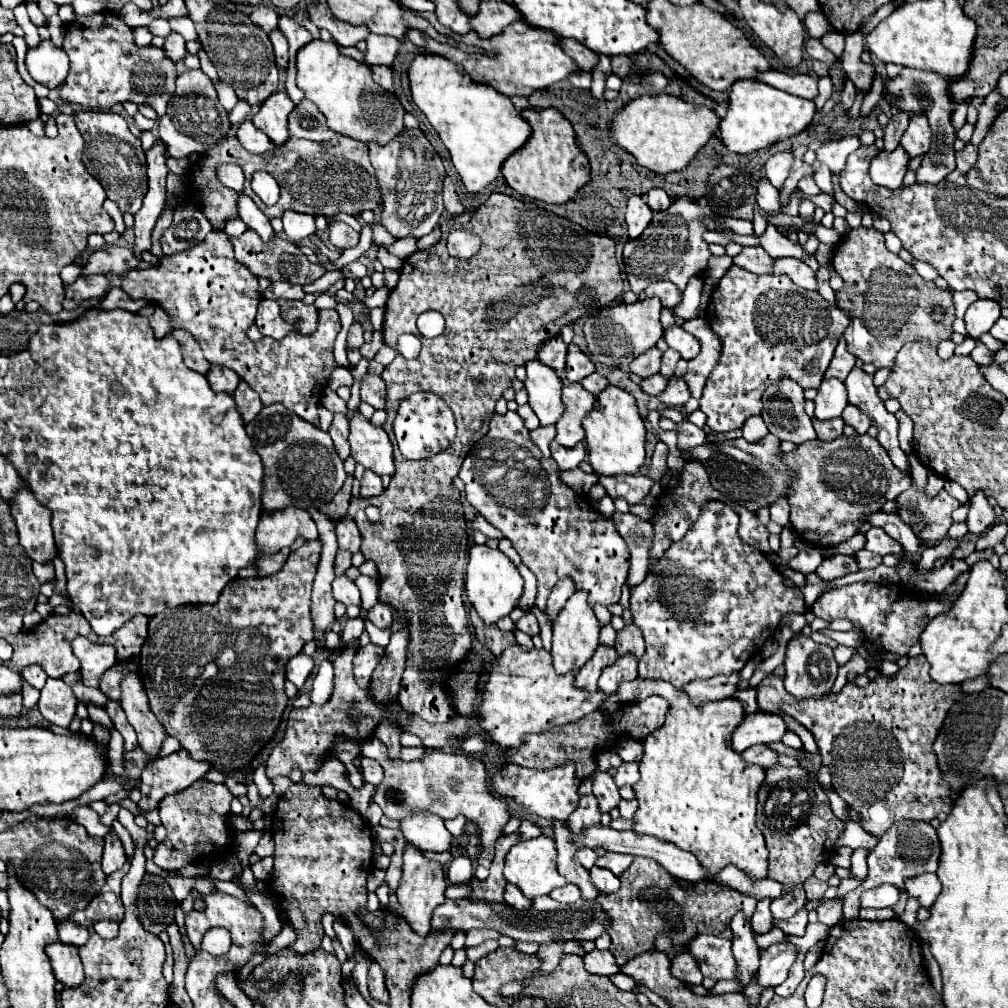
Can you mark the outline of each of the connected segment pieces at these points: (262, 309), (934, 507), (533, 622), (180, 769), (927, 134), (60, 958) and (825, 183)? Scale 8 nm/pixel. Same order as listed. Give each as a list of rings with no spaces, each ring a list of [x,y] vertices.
[[[263,299],[259,303],[259,311],[257,311],[255,325],[259,327],[259,331],[263,335],[273,337],[273,339],[283,339],[289,333],[295,333],[295,325],[287,323],[279,315],[279,303],[277,301],[269,301],[269,299]]]
[[[911,483],[911,487],[905,493],[901,493],[895,499],[895,503],[899,505],[899,517],[909,527],[913,527],[911,507],[919,511],[919,517],[925,525],[919,529],[917,537],[925,543],[941,541],[953,523],[951,513],[961,507],[961,503],[955,497],[951,497],[945,489],[941,489],[935,497],[929,497],[925,489],[919,489],[915,483]]]
[[[525,615],[517,621],[517,627],[521,631],[525,631],[527,635],[537,635],[539,633],[539,623],[537,623],[537,617],[535,615]]]
[[[185,749],[151,761],[141,773],[139,791],[143,797],[137,803],[139,809],[155,809],[165,795],[187,789],[197,779],[203,779],[211,767],[207,761],[195,761]]]
[[[923,113],[921,115],[913,115],[911,121],[909,121],[907,131],[901,137],[903,149],[907,149],[907,153],[911,157],[917,157],[917,155],[923,155],[923,153],[929,151],[931,141],[933,141],[933,131],[929,127],[927,117]]]
[[[57,941],[47,945],[45,953],[51,959],[57,981],[61,981],[65,987],[79,987],[79,983],[85,981],[83,963],[75,945],[63,945],[61,941]]]
[[[821,165],[821,169],[813,175],[813,179],[815,179],[815,183],[817,183],[817,187],[823,191],[823,193],[827,193],[827,195],[835,195],[835,191],[833,191],[833,183],[831,183],[831,171],[827,169],[827,165]]]

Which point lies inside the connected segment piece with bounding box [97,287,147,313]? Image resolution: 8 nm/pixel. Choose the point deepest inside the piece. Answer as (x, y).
(116, 297)

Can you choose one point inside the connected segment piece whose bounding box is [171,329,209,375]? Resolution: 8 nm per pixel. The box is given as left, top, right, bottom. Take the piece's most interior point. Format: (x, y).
(193, 356)

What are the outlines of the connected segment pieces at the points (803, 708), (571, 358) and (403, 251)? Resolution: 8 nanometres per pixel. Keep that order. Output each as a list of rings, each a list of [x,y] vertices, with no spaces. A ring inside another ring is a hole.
[[[917,655],[911,657],[909,663],[893,677],[877,675],[867,687],[847,683],[839,693],[829,691],[823,697],[811,697],[807,701],[795,701],[795,697],[785,691],[781,677],[765,677],[759,683],[757,701],[761,711],[783,711],[813,733],[823,763],[831,771],[833,791],[851,807],[851,811],[859,815],[859,823],[867,833],[881,837],[895,821],[933,821],[937,813],[951,811],[949,783],[939,769],[933,743],[943,727],[943,719],[947,717],[949,707],[953,707],[965,695],[967,693],[963,693],[961,685],[935,685],[935,681],[931,681],[929,677],[927,659],[923,655]]]
[[[569,345],[569,353],[567,353],[567,365],[565,365],[565,379],[571,383],[579,383],[583,381],[587,375],[591,375],[595,371],[593,361],[575,345]]]
[[[406,237],[400,240],[397,240],[393,245],[384,246],[387,251],[391,254],[401,258],[407,259],[409,255],[416,252],[416,239],[413,237]]]

